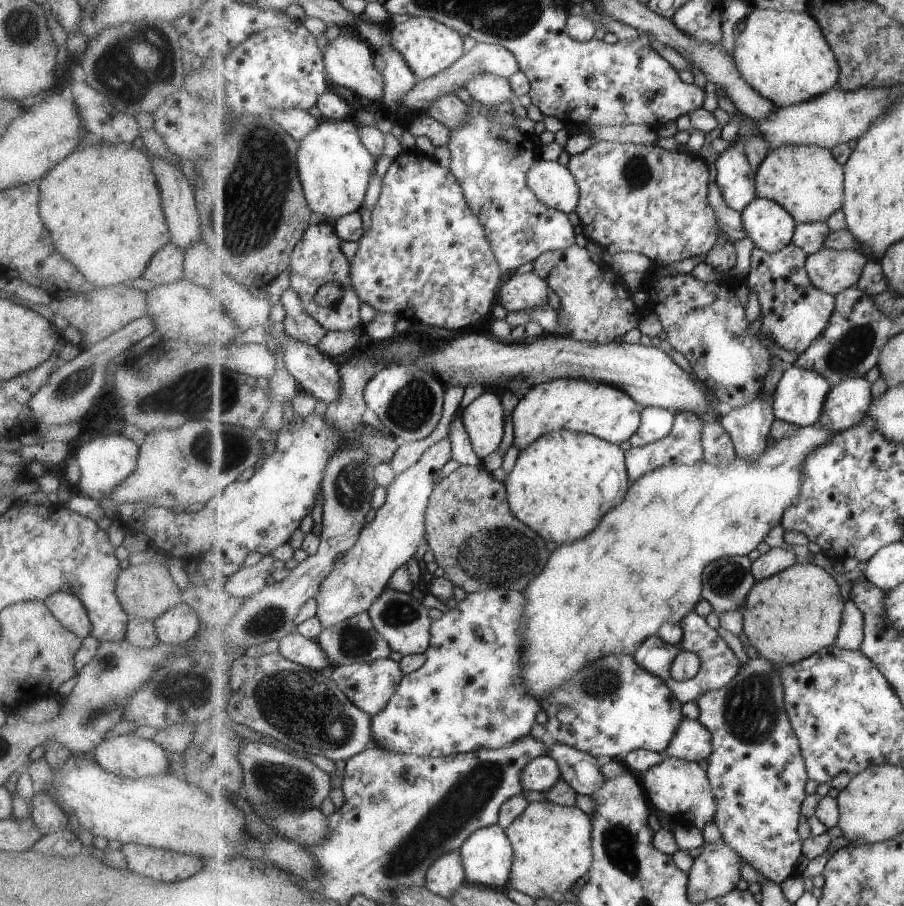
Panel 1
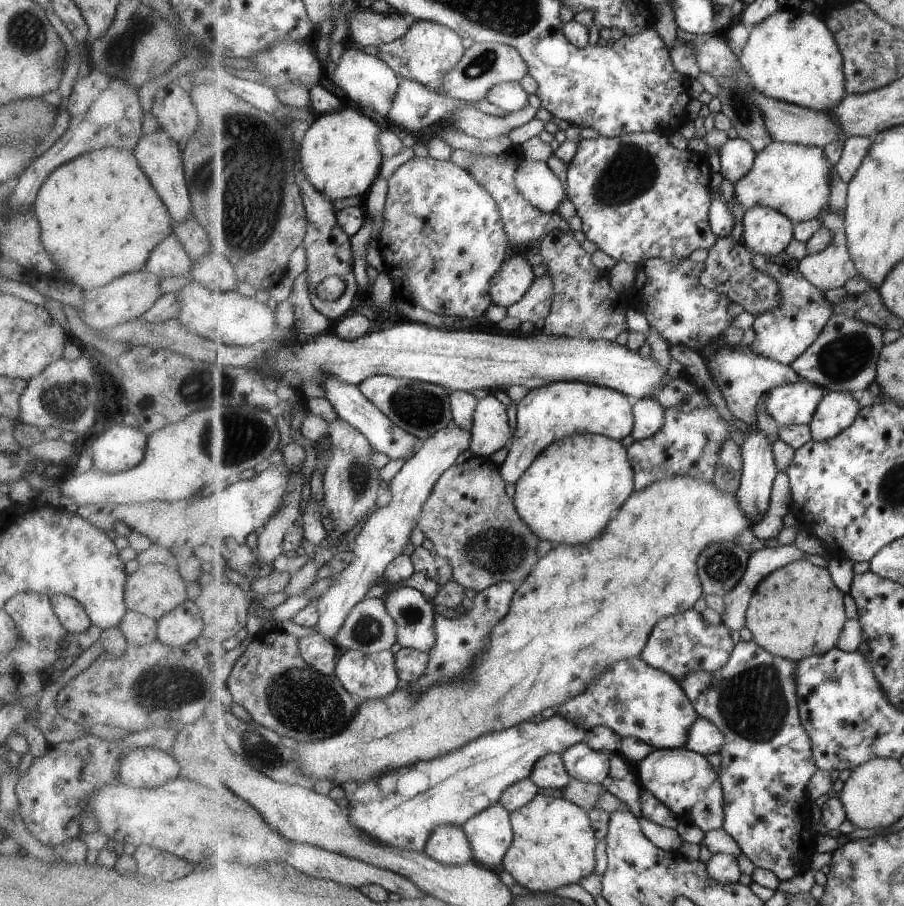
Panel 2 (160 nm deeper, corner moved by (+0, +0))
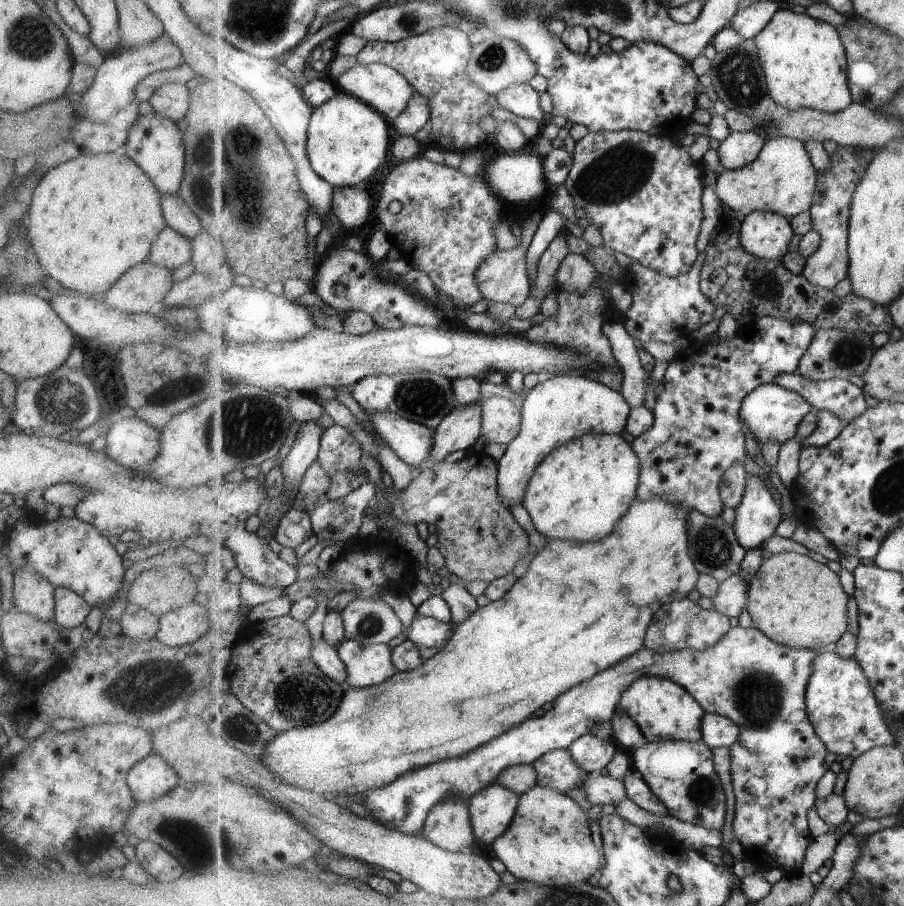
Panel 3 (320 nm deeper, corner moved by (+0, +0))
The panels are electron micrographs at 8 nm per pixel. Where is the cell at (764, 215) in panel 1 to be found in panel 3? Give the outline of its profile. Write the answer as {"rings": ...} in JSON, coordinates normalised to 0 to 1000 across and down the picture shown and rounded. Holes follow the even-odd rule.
{"rings":[[[835,233],[821,246],[823,275],[848,287],[863,287],[873,277],[878,255],[875,242],[855,233]]]}

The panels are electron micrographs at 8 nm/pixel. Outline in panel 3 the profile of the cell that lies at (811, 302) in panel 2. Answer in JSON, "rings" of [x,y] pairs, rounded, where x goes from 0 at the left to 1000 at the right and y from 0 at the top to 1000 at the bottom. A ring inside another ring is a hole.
{"rings":[[[840,350],[834,353],[835,366],[822,372],[820,385],[824,389],[811,389],[809,380],[794,373],[794,376],[764,379],[756,383],[739,402],[735,417],[736,427],[727,437],[723,448],[726,459],[722,470],[701,482],[699,491],[708,503],[710,524],[705,542],[705,551],[712,553],[733,549],[748,557],[758,570],[767,562],[773,562],[779,568],[793,570],[800,565],[801,553],[796,546],[798,529],[801,521],[811,511],[824,510],[827,501],[824,497],[824,483],[820,478],[819,453],[823,439],[838,426],[855,423],[863,413],[883,411],[886,396],[894,387],[903,370],[903,362],[888,354],[872,354],[857,350]]]}

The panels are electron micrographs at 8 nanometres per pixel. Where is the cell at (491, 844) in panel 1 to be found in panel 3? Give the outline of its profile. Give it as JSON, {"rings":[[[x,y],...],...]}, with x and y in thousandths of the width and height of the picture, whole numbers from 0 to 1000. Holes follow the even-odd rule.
{"rings":[[[550,863],[542,865],[534,873],[530,873],[525,879],[522,879],[520,882],[520,897],[527,926],[534,932],[544,933],[548,926],[552,926],[558,918],[562,917],[574,889],[575,876]]]}

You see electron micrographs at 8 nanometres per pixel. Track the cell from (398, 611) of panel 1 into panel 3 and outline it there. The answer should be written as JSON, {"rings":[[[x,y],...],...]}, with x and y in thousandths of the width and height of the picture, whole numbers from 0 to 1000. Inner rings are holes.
{"rings":[[[460,678],[454,693],[448,695],[448,701],[459,711],[486,715],[486,713],[492,713],[493,709],[502,701],[502,698],[498,698],[499,690],[497,688],[481,681]]]}

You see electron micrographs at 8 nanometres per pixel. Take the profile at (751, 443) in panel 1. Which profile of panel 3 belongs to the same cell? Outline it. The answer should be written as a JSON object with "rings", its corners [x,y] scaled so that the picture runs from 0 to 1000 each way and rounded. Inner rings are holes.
{"rings":[[[841,521],[838,525],[827,525],[827,535],[825,539],[824,547],[820,553],[820,556],[813,562],[812,581],[819,599],[822,605],[826,607],[844,605],[845,600],[851,595],[857,592],[857,585],[860,581],[864,578],[864,561],[861,554],[857,554],[855,550],[855,543],[853,539],[848,536],[848,532],[844,530],[845,523]]]}

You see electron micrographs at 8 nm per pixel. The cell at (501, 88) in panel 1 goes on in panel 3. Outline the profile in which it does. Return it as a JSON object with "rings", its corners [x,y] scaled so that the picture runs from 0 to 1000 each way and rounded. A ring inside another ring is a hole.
{"rings":[[[587,92],[565,94],[550,105],[555,119],[574,129],[590,130],[596,138],[605,136],[607,128],[598,121],[598,103]]]}

